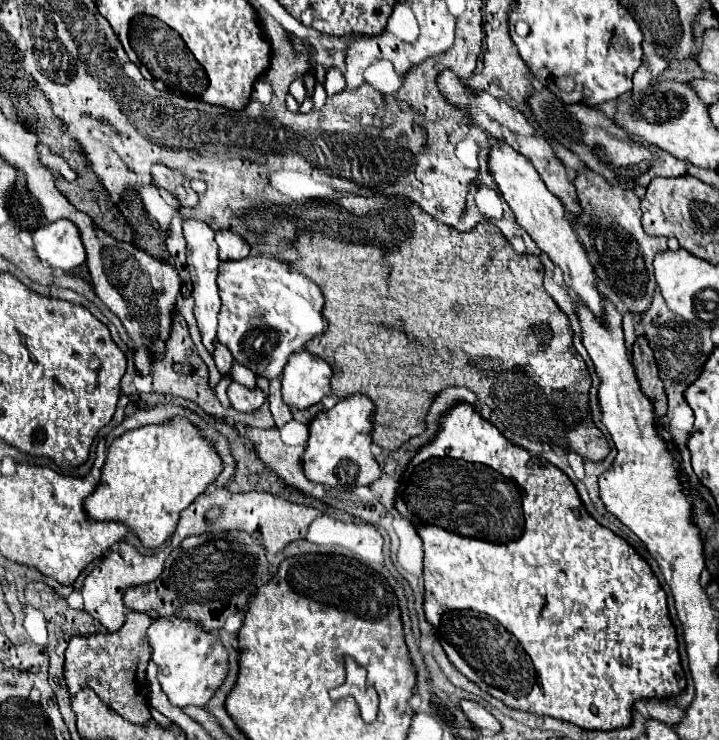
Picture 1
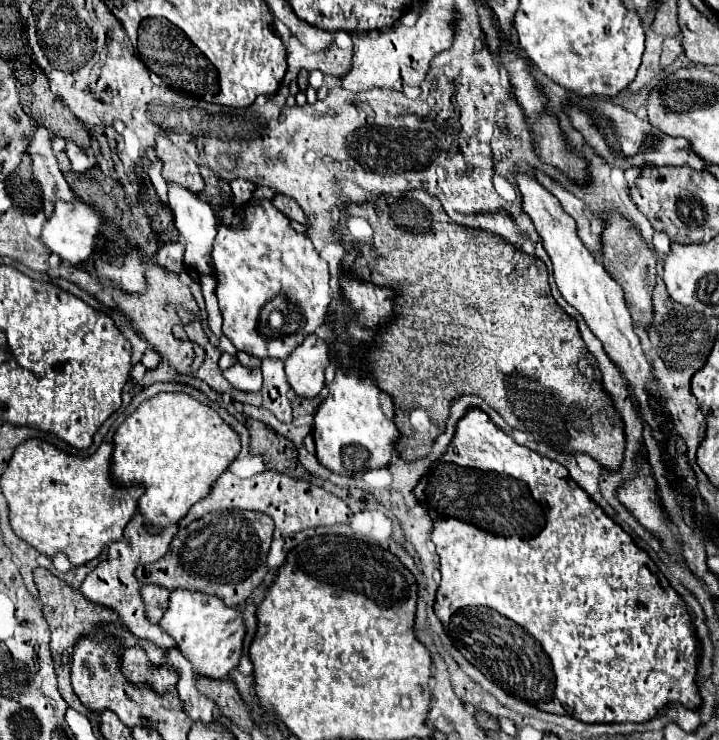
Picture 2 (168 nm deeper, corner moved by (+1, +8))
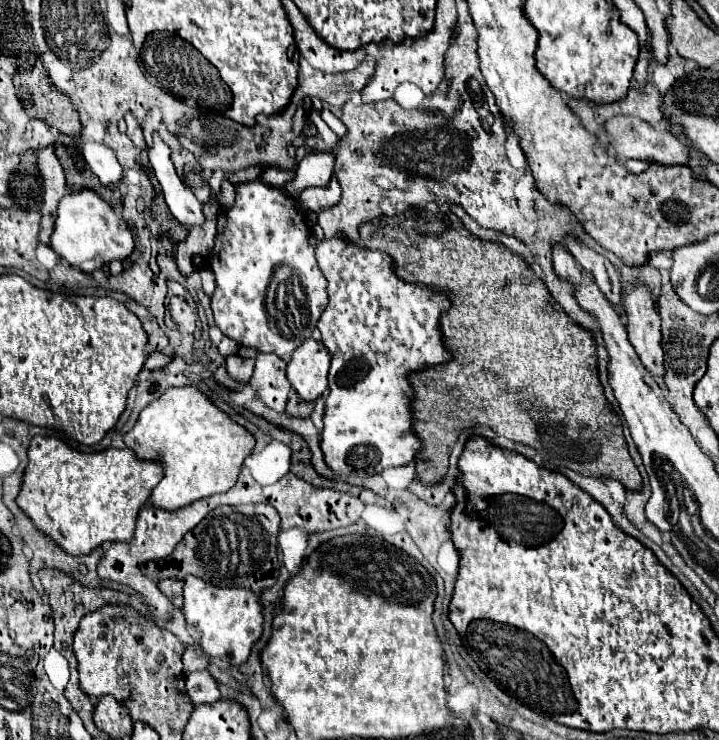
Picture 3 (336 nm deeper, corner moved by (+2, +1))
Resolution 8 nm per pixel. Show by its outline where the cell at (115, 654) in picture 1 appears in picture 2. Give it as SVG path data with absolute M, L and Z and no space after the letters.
M153 583L141 587L141 597L145 601L147 617L151 623L161 621L161 615L169 607L169 595L171 595L171 591L167 587L157 587Z

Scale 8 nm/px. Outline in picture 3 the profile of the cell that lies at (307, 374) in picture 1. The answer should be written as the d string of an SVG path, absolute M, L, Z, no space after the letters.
M308 338L292 354L292 360L286 366L286 378L298 396L306 402L314 402L328 388L328 368L330 354L322 342Z

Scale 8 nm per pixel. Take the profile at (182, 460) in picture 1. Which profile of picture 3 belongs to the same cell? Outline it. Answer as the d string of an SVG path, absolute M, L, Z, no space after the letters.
M184 386L184 388L166 390L158 400L150 402L140 412L140 418L134 424L134 428L124 434L124 446L130 448L136 454L136 458L140 458L142 462L164 464L164 480L160 480L160 484L154 488L150 496L150 504L152 508L158 510L176 512L200 498L208 498L230 490L238 478L244 458L254 448L254 436L248 434L236 422L232 422L224 412L220 412L198 388Z

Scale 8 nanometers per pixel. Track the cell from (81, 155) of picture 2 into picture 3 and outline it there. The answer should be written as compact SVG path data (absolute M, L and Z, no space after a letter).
M86 142L82 148L82 156L102 184L112 184L122 178L122 168L116 160L116 154L108 146Z

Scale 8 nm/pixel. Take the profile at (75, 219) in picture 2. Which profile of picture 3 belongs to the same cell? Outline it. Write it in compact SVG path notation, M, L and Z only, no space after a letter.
M82 190L82 192L66 194L58 204L58 216L54 222L50 246L60 256L60 260L68 262L72 268L78 268L90 274L112 260L128 258L135 249L130 228L120 232L118 224L120 220L116 212L96 192Z

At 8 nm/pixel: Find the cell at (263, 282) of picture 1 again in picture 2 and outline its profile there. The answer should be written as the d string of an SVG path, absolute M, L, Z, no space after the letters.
M263 199L257 205L247 205L243 209L243 221L239 227L219 225L211 255L217 277L219 309L223 315L223 333L231 339L237 351L245 351L259 359L287 359L305 339L305 335L311 335L323 325L331 301L329 267L315 251L311 239L297 233L291 227L291 221L279 209L275 209L269 199Z

